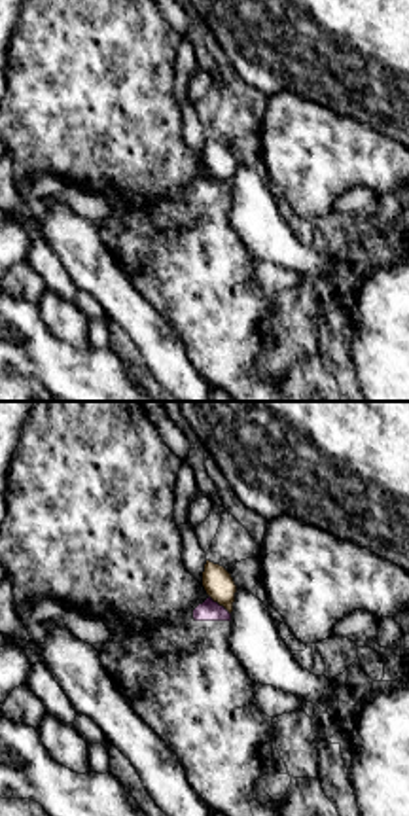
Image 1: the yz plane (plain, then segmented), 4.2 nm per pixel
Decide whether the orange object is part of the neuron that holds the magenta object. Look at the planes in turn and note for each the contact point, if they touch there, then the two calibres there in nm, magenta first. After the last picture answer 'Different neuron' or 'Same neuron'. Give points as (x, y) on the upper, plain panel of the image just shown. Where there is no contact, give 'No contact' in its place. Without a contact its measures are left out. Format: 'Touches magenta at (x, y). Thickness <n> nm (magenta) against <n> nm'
Touches magenta at (218, 180). Thickness 90 nm (magenta) against 130 nm

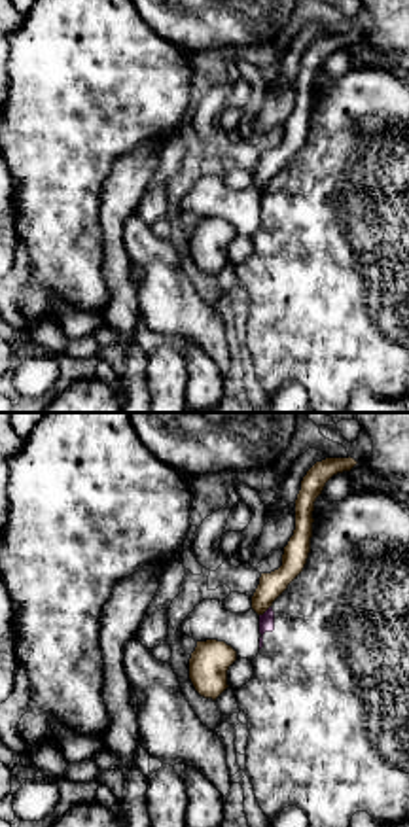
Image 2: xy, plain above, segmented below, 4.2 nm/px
Touches magenta at (266, 188). Thickness 60 nm (magenta) against 110 nm

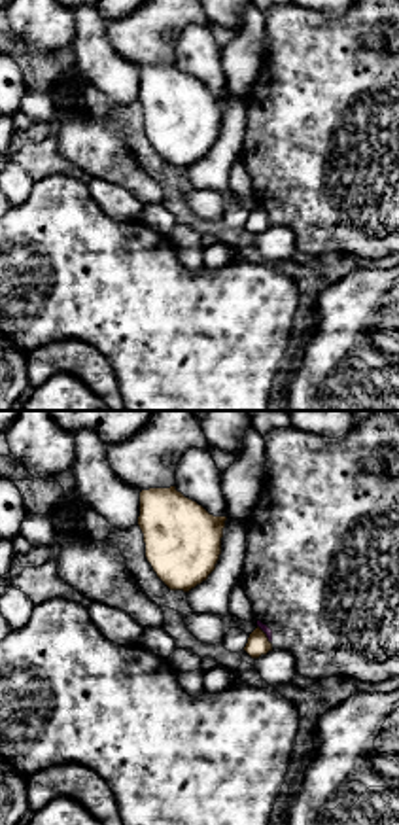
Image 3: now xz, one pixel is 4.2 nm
Touches magenta at (265, 209). Thickness 40 nm (magenta) against 100 nm

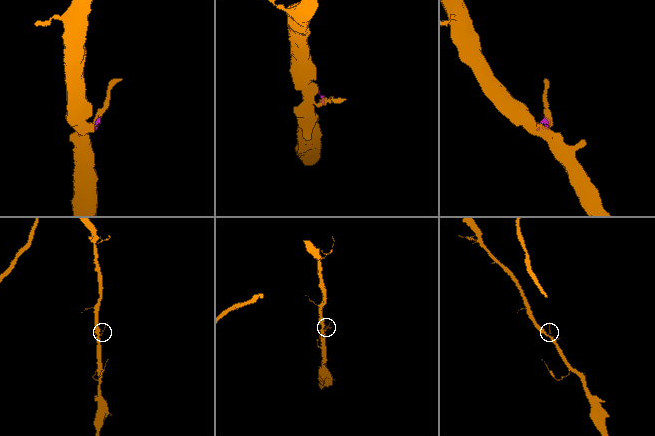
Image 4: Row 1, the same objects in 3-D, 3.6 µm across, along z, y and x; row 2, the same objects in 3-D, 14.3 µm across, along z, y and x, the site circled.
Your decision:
Different neuron

